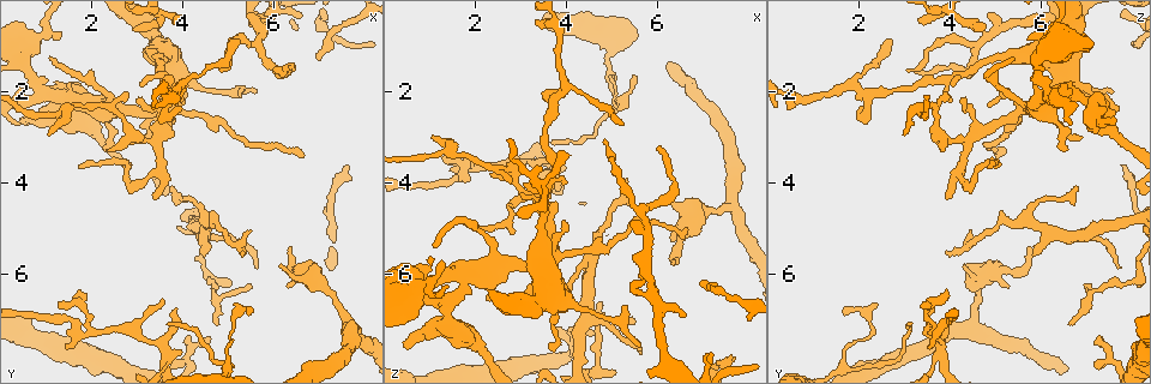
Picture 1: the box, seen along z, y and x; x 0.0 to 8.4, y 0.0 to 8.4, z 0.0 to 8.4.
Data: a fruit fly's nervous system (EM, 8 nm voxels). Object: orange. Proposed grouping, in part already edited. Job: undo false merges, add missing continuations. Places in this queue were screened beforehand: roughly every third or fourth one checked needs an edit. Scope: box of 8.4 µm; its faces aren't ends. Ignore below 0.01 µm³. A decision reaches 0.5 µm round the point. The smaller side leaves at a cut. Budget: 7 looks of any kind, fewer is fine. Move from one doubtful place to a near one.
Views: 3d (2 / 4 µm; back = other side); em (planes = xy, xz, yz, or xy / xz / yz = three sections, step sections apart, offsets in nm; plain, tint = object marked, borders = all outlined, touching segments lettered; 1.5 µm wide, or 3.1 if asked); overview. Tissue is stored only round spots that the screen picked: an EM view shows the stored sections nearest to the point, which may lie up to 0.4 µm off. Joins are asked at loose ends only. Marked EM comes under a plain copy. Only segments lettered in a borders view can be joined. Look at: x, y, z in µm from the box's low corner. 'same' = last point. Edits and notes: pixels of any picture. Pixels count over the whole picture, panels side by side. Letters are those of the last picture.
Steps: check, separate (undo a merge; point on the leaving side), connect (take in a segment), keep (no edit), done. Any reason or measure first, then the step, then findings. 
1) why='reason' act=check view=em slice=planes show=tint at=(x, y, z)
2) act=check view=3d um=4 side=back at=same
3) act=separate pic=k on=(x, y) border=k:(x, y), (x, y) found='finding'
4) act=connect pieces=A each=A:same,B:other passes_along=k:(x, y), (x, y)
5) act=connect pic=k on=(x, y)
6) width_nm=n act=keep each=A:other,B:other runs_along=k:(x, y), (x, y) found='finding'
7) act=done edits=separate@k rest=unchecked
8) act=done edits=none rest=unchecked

why='an open end' act=check view=em slice=planes show=borders at=(6.60, 3.40, 5.05)

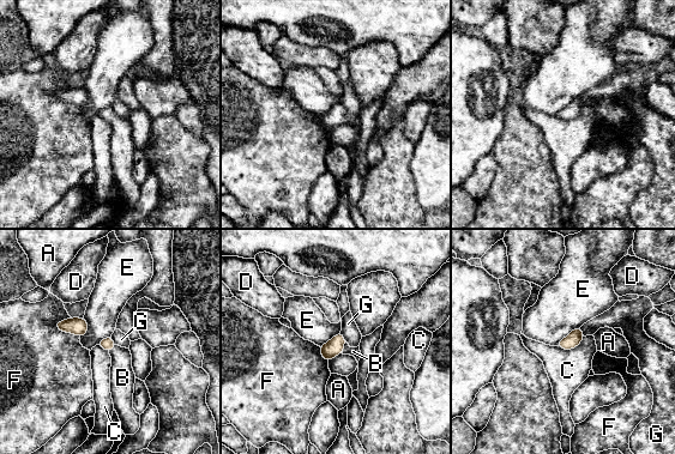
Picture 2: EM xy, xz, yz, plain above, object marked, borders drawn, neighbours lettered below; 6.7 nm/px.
longest_contact=E:220nm act=connect pieces=B each=A:other,B:same,C:other,D:other,E:other,F:other,G:other passes_along=2:(335, 346), (343, 347), (353, 351) found='the neuron continues'

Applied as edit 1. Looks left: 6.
why='redraw' act=check view=overview

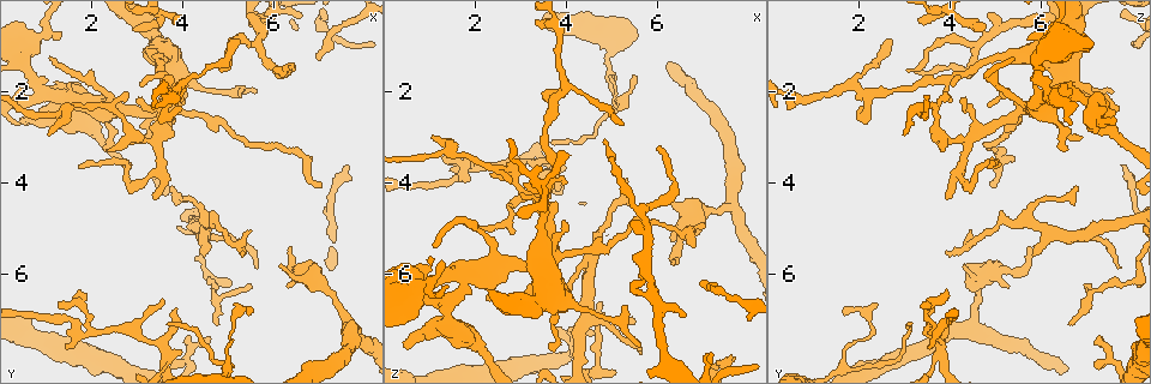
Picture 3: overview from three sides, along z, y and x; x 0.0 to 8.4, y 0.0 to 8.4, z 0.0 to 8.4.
why='tapers out' act=check view=em slice=xy step=4 show=tint at=(3.80, 4.10, 6.80)

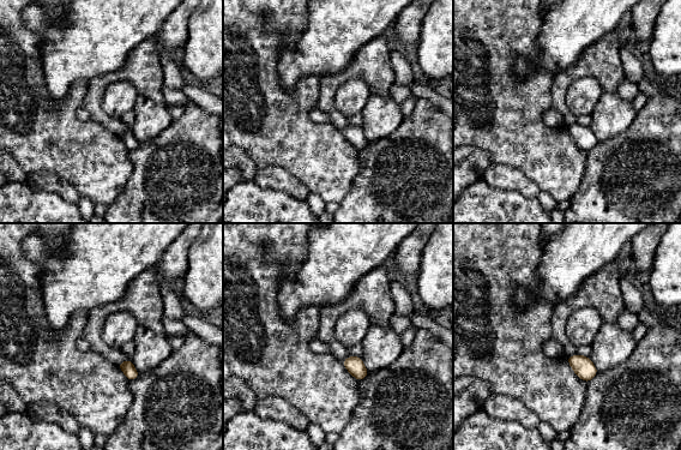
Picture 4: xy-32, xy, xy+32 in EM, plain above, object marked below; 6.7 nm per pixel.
why='another direction' act=check view=em slice=planes show=borders at=same

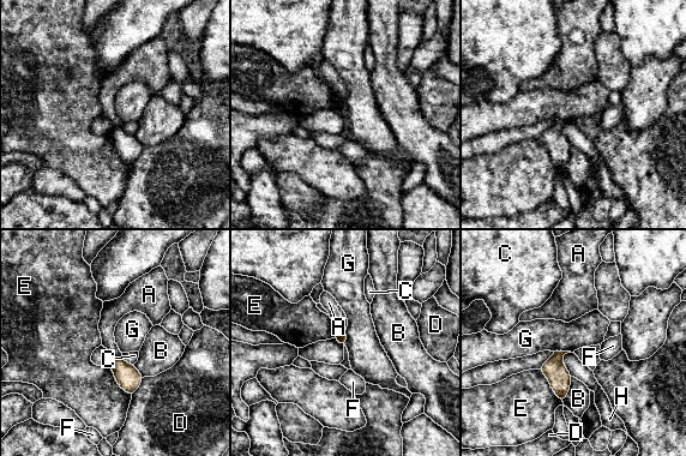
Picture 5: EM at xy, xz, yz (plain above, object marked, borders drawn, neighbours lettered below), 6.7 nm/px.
act=keep each=A:other,B:other,C:other,D:other,E:other,F:other,G:other,H:other border=5:(554, 350), (571, 352) found='none of them fits'

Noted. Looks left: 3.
why='sharp bend' act=check view=3d um=4 at=(2.80, 4.10, 4.40)

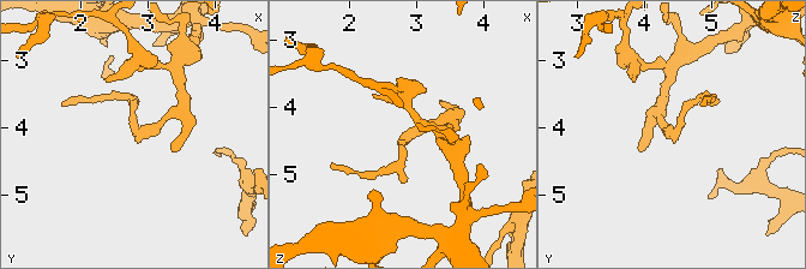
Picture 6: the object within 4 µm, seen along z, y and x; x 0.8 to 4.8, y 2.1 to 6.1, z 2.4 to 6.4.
why='now the EM' act=check view=em slice=planes show=borders at=(2.90, 4.10, 4.45)

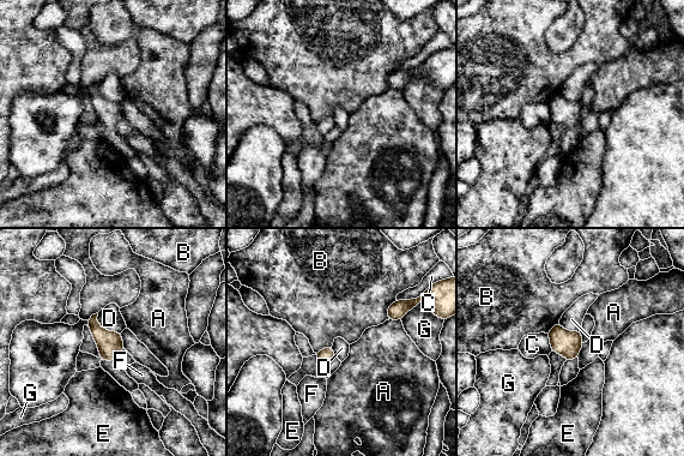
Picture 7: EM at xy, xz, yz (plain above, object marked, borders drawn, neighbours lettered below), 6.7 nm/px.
act=keep each=A:other,B:other,C:other,D:other,E:other,F:other,G:other border=7:(583, 343), (576, 356) found='one neuron here'

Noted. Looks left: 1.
act=done edits=connect@2 rest=unchecked

